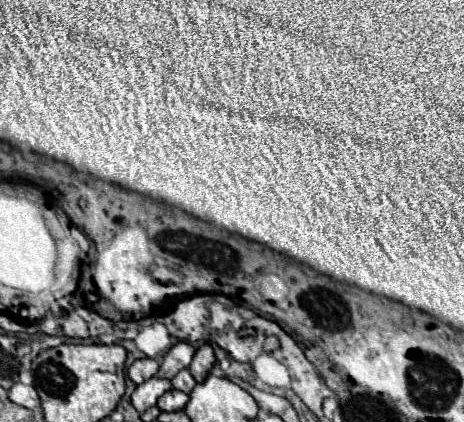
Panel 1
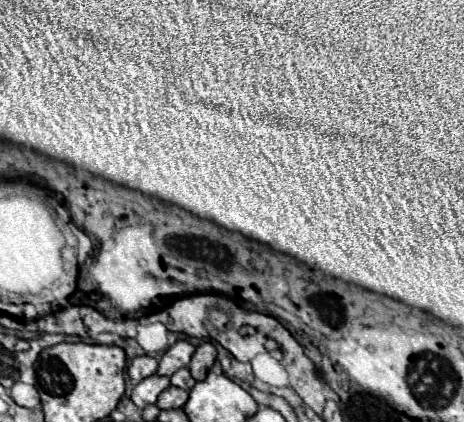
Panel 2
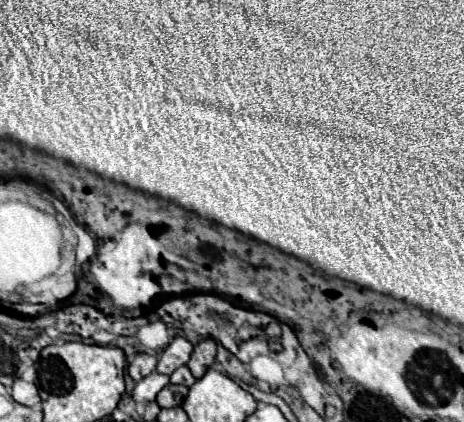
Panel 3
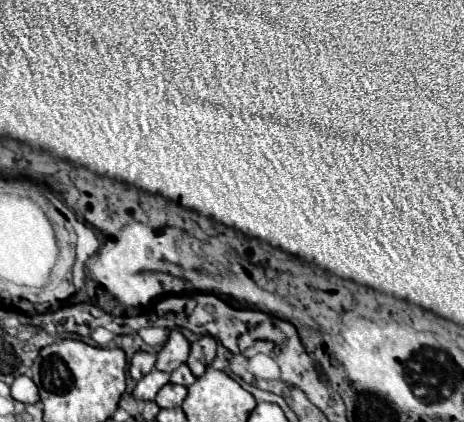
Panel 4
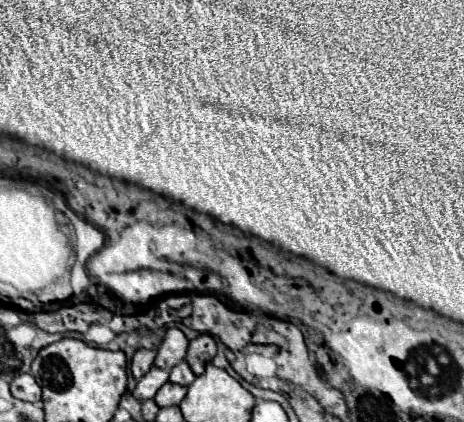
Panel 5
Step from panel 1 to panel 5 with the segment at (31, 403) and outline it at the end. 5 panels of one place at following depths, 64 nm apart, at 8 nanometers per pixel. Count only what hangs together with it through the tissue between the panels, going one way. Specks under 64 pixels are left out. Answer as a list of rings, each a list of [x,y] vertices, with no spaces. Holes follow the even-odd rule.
[[[20,374],[10,382],[10,392],[14,398],[24,400],[24,402],[38,402],[40,400],[40,386],[32,378],[32,374]]]

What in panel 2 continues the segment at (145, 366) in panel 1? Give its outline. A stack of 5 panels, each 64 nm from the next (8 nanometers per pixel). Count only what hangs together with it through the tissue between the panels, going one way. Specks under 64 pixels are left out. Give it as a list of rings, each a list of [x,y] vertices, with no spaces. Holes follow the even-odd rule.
[[[138,356],[130,362],[128,366],[128,376],[134,380],[134,382],[142,382],[144,378],[156,374],[156,368],[158,368],[158,360],[152,358],[152,356]]]

